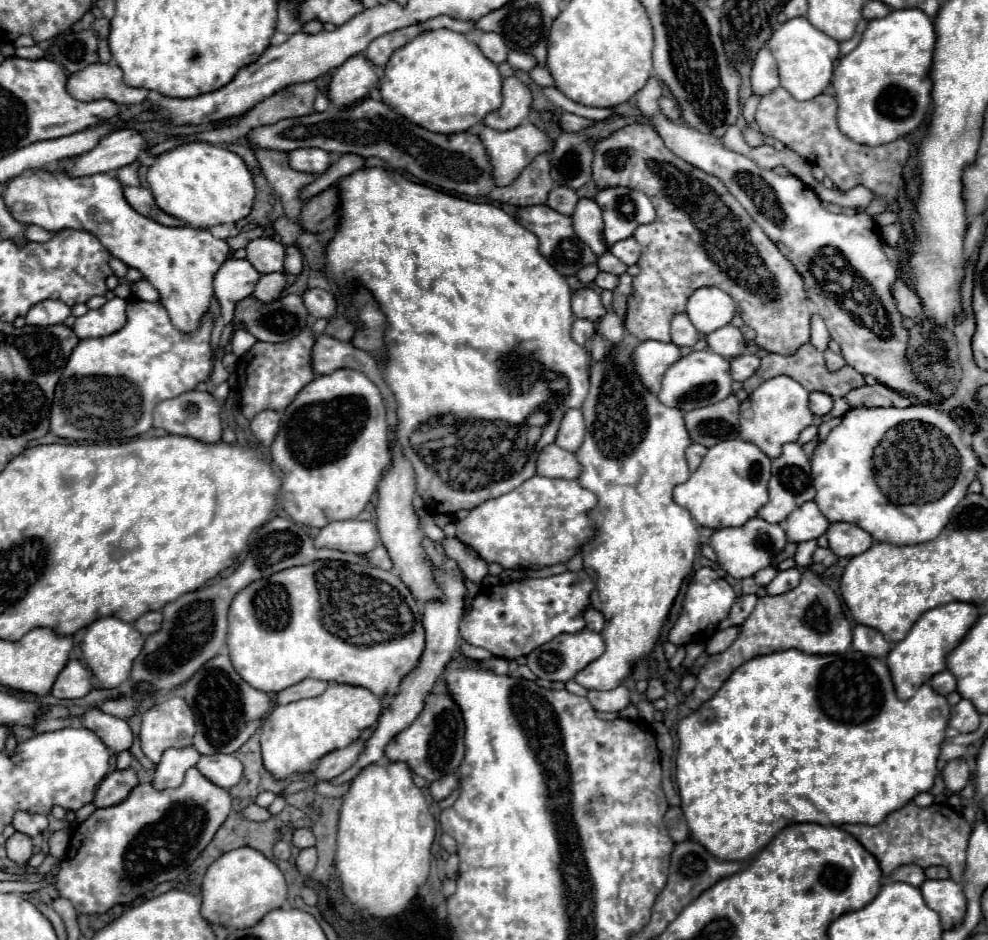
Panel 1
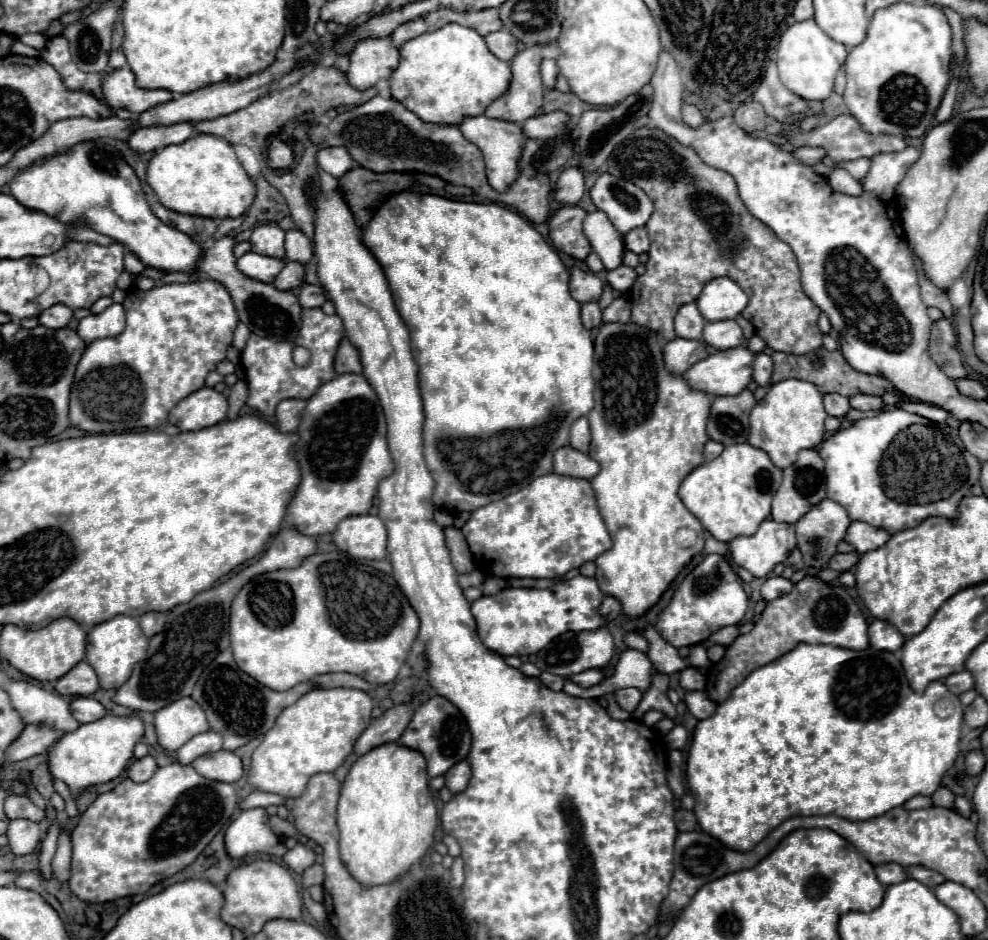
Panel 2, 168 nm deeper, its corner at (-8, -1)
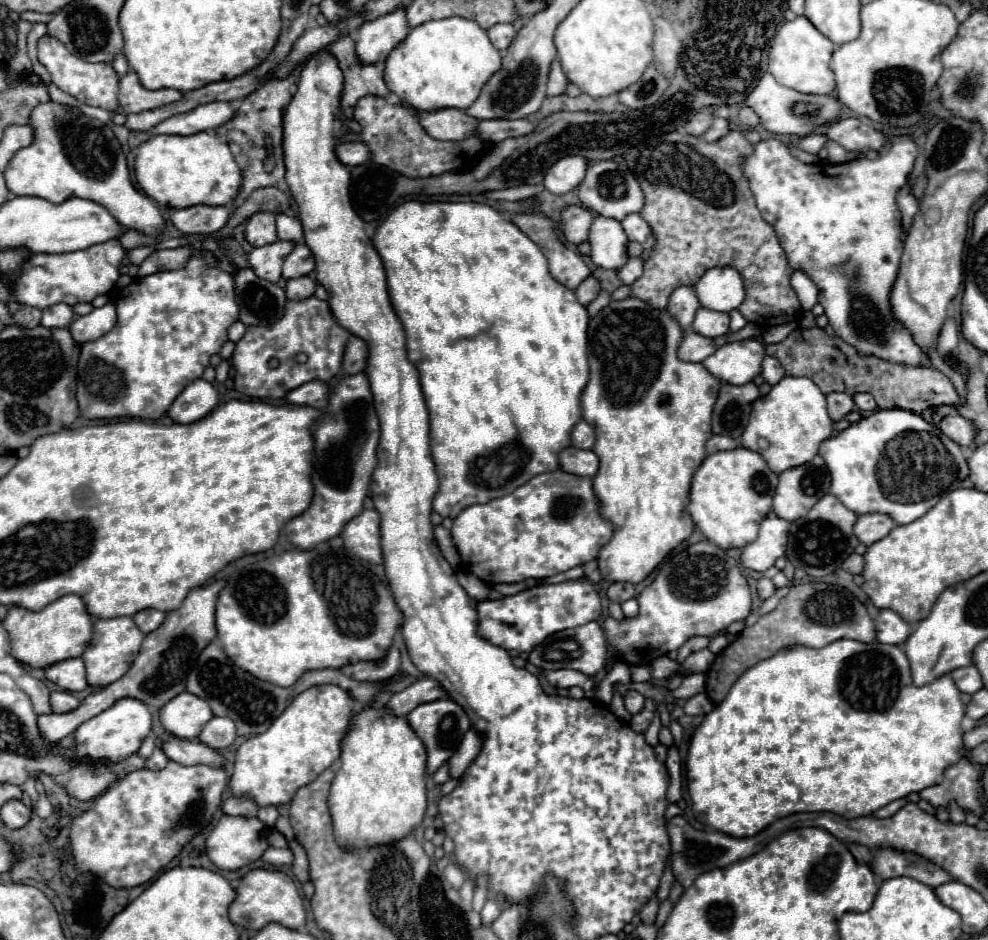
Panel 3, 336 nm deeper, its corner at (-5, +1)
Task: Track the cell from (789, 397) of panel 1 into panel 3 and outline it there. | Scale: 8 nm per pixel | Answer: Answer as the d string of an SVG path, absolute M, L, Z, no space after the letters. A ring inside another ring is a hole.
M785 376L779 380L767 396L761 396L753 404L749 424L741 436L741 446L759 452L767 460L775 474L807 464L819 452L819 444L833 434L833 420L825 408L825 394L809 378Z

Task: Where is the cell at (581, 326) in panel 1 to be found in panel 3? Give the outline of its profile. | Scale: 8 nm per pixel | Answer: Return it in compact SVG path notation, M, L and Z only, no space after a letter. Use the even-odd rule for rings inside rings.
M587 276L587 278L577 286L575 294L577 294L577 300L579 300L583 306L587 306L587 304L599 294L599 290L601 290L599 282L597 282L593 276Z

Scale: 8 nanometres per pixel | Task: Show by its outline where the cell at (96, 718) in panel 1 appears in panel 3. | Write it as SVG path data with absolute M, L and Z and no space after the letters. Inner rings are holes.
M53 690L53 692L49 694L49 704L51 704L51 710L53 710L55 714L63 714L63 712L75 710L81 702L79 702L73 694L69 694L69 692L65 692L65 690Z

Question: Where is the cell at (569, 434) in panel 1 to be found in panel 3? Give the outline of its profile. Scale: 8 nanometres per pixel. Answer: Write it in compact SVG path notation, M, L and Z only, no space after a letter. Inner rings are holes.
M581 420L581 422L573 428L573 432L571 432L571 440L573 440L573 446L575 446L575 448L589 450L589 448L593 448L593 444L595 444L595 432L593 432L593 428L591 428L585 420Z

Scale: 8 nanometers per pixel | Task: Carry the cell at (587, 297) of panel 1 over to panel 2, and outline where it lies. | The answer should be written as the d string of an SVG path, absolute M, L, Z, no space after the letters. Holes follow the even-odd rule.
M580 268L570 270L570 294L576 302L586 304L586 302L598 302L604 290L604 282L592 274L584 272Z

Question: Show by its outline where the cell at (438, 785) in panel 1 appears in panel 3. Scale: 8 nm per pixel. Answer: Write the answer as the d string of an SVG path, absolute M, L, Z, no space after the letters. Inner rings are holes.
M469 728L467 736L463 736L463 742L457 748L455 756L451 756L451 760L449 760L451 778L461 778L463 776L463 772L469 768L469 764L479 754L481 746L483 746L483 736L475 728Z

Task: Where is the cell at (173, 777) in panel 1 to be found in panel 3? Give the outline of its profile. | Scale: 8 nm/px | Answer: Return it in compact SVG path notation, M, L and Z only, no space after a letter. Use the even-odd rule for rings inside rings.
M215 716L211 718L205 728L201 730L199 734L201 742L205 742L207 746L219 750L219 748L227 748L235 742L237 738L237 732L235 732L235 722L233 720L227 720L227 718L221 718L221 716Z

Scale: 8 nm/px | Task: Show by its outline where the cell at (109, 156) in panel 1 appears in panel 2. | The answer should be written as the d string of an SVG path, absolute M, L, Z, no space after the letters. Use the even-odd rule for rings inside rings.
M172 124L156 128L140 128L128 140L128 148L134 152L154 152L170 144L182 144L192 136L192 124Z

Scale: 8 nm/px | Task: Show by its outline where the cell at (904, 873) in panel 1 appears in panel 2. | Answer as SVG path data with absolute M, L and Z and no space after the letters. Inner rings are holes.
M884 864L884 866L876 866L876 876L878 880L884 884L884 886L890 886L890 884L898 884L898 882L904 882L906 878L910 878L906 874L906 870L900 866L900 864Z

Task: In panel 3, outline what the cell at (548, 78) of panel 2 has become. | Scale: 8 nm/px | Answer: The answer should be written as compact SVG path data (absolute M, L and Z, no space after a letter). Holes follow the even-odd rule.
M555 60L555 62L551 64L551 72L549 72L547 96L559 96L559 94L565 94L565 90L567 90L567 84L569 84L569 80L567 80L565 72L561 70L561 64L559 64L559 60Z

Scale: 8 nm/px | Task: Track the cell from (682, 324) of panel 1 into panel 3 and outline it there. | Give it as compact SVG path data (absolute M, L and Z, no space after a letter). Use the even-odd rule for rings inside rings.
M679 286L671 294L669 304L667 304L667 310L681 324L681 328L687 330L693 324L693 318L695 318L695 312L697 312L699 306L701 304L697 300L697 294L695 294L693 286Z

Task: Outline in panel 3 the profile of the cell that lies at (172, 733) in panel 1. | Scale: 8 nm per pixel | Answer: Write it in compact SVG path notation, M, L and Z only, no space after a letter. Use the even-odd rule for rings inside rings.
M181 692L179 696L175 696L175 700L169 700L159 712L163 728L169 734L187 740L197 738L211 718L211 706L191 692Z

